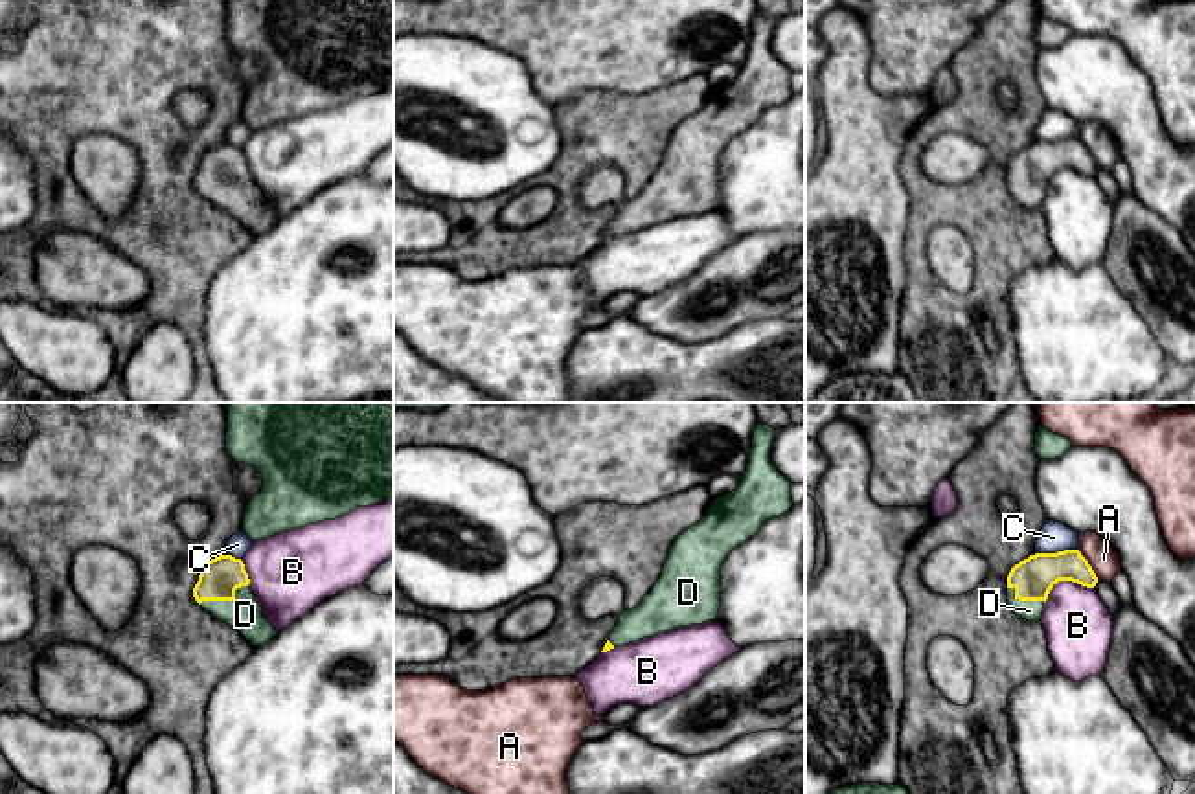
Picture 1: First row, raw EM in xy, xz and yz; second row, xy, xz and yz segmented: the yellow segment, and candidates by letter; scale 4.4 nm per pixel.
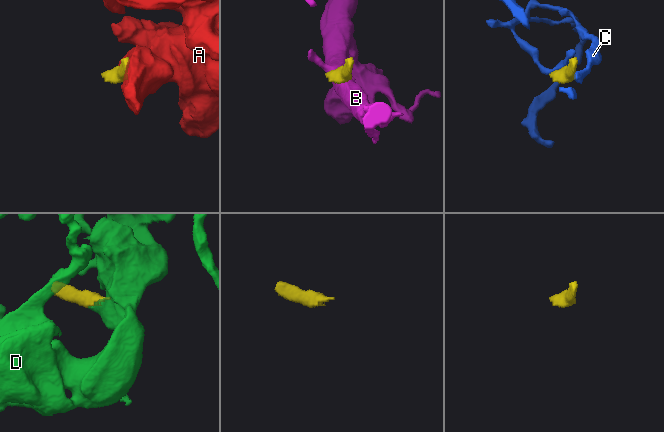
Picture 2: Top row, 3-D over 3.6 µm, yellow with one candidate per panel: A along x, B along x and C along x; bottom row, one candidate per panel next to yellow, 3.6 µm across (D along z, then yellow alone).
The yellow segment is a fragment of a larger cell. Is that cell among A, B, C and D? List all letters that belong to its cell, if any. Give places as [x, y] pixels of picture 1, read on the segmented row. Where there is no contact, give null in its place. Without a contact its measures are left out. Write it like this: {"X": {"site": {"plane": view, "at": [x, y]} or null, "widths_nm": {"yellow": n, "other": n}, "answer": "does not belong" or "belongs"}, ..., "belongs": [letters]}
{"A": {"site": {"plane": "yz", "at": [1087, 563]}, "widths_nm": {"yellow": 180, "other": 130}, "answer": "does not belong"}, "B": {"site": {"plane": "yz", "at": [1065, 579]}, "widths_nm": {"yellow": 180, "other": 300}, "answer": "does not belong"}, "C": {"site": {"plane": "yz", "at": [1058, 552]}, "widths_nm": {"yellow": 180, "other": 130}, "answer": "does not belong"}, "D": {"site": {"plane": "xy", "at": [225, 600]}, "widths_nm": {"yellow": 170, "other": 160}, "answer": "belongs"}, "belongs": ["D"]}

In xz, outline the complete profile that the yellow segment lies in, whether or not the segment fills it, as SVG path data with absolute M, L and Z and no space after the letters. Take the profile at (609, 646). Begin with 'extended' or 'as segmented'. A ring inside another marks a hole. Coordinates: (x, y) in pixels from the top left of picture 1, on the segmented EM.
extended; M757 423L741 483L732 493L715 498L706 516L677 537L660 579L636 608L620 614L601 652L678 627L717 619L721 607L721 568L728 553L754 537L767 520L787 513L794 505L791 500L791 482L772 463L772 441L774 428Z

